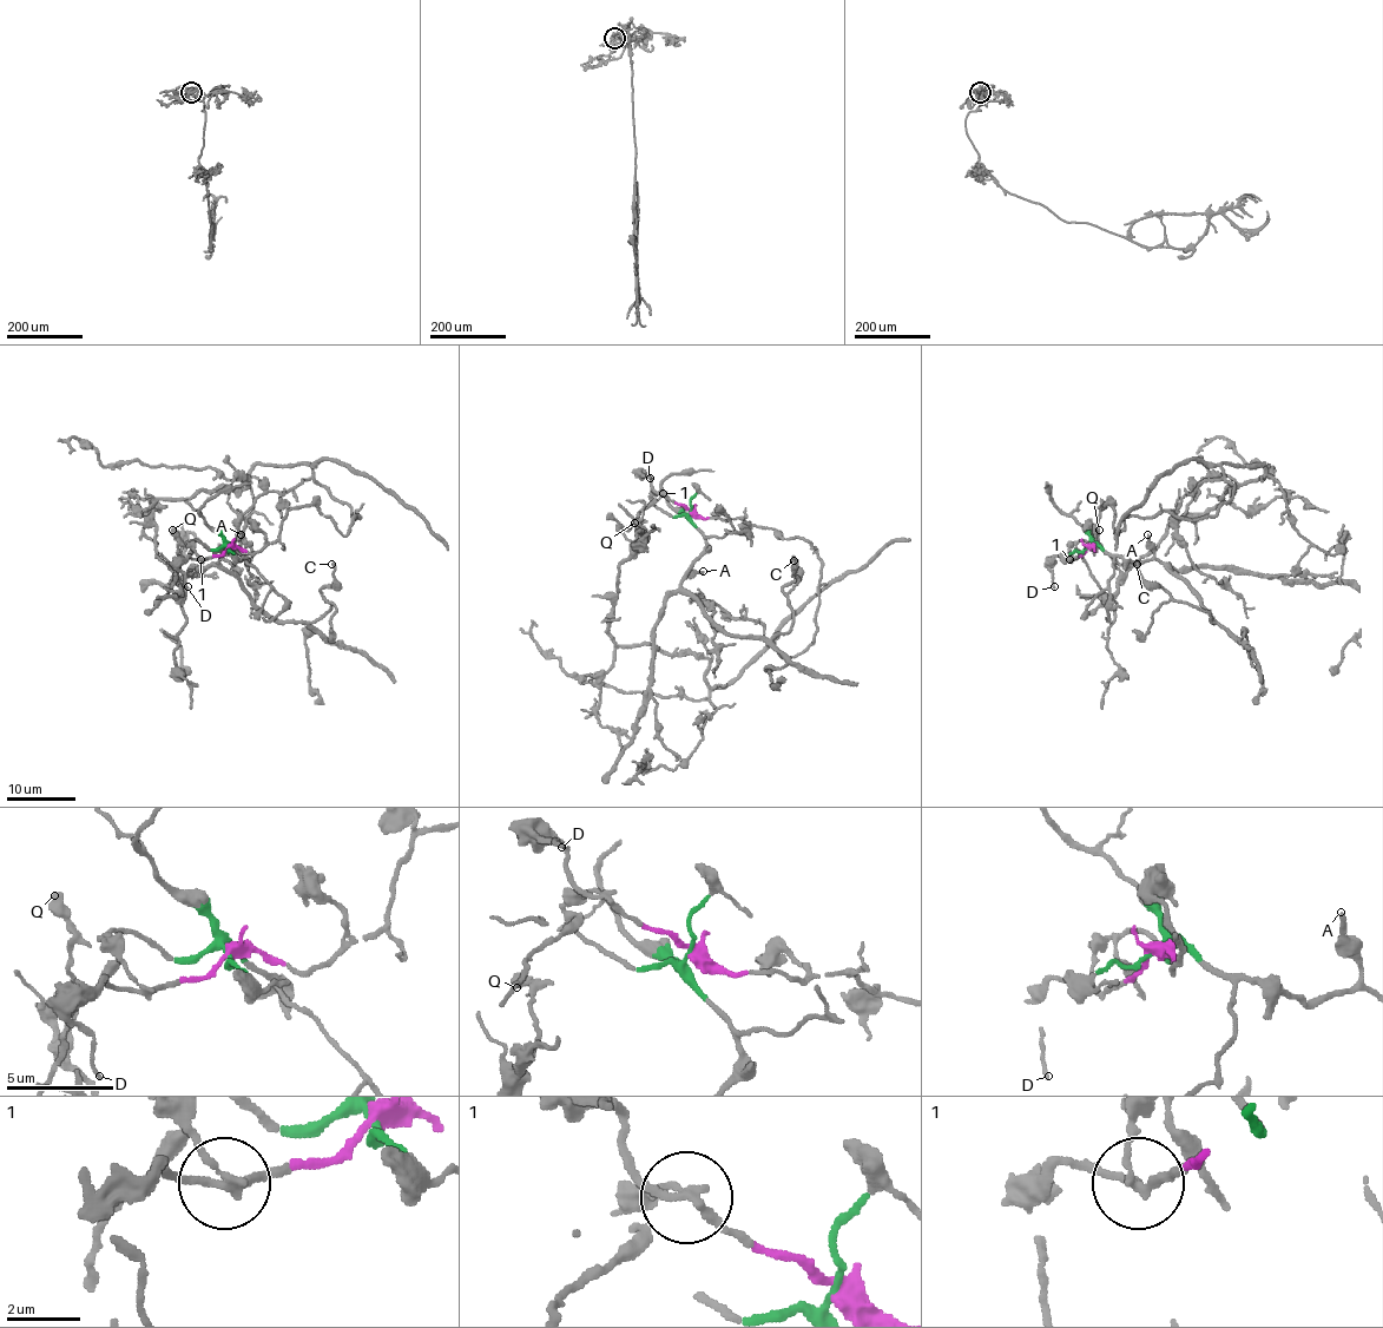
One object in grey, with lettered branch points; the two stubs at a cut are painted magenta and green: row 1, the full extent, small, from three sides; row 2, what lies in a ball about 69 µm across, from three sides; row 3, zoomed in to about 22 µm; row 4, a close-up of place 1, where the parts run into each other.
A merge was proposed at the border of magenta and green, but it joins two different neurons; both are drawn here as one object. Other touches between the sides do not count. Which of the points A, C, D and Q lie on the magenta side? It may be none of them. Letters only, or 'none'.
D, Q

